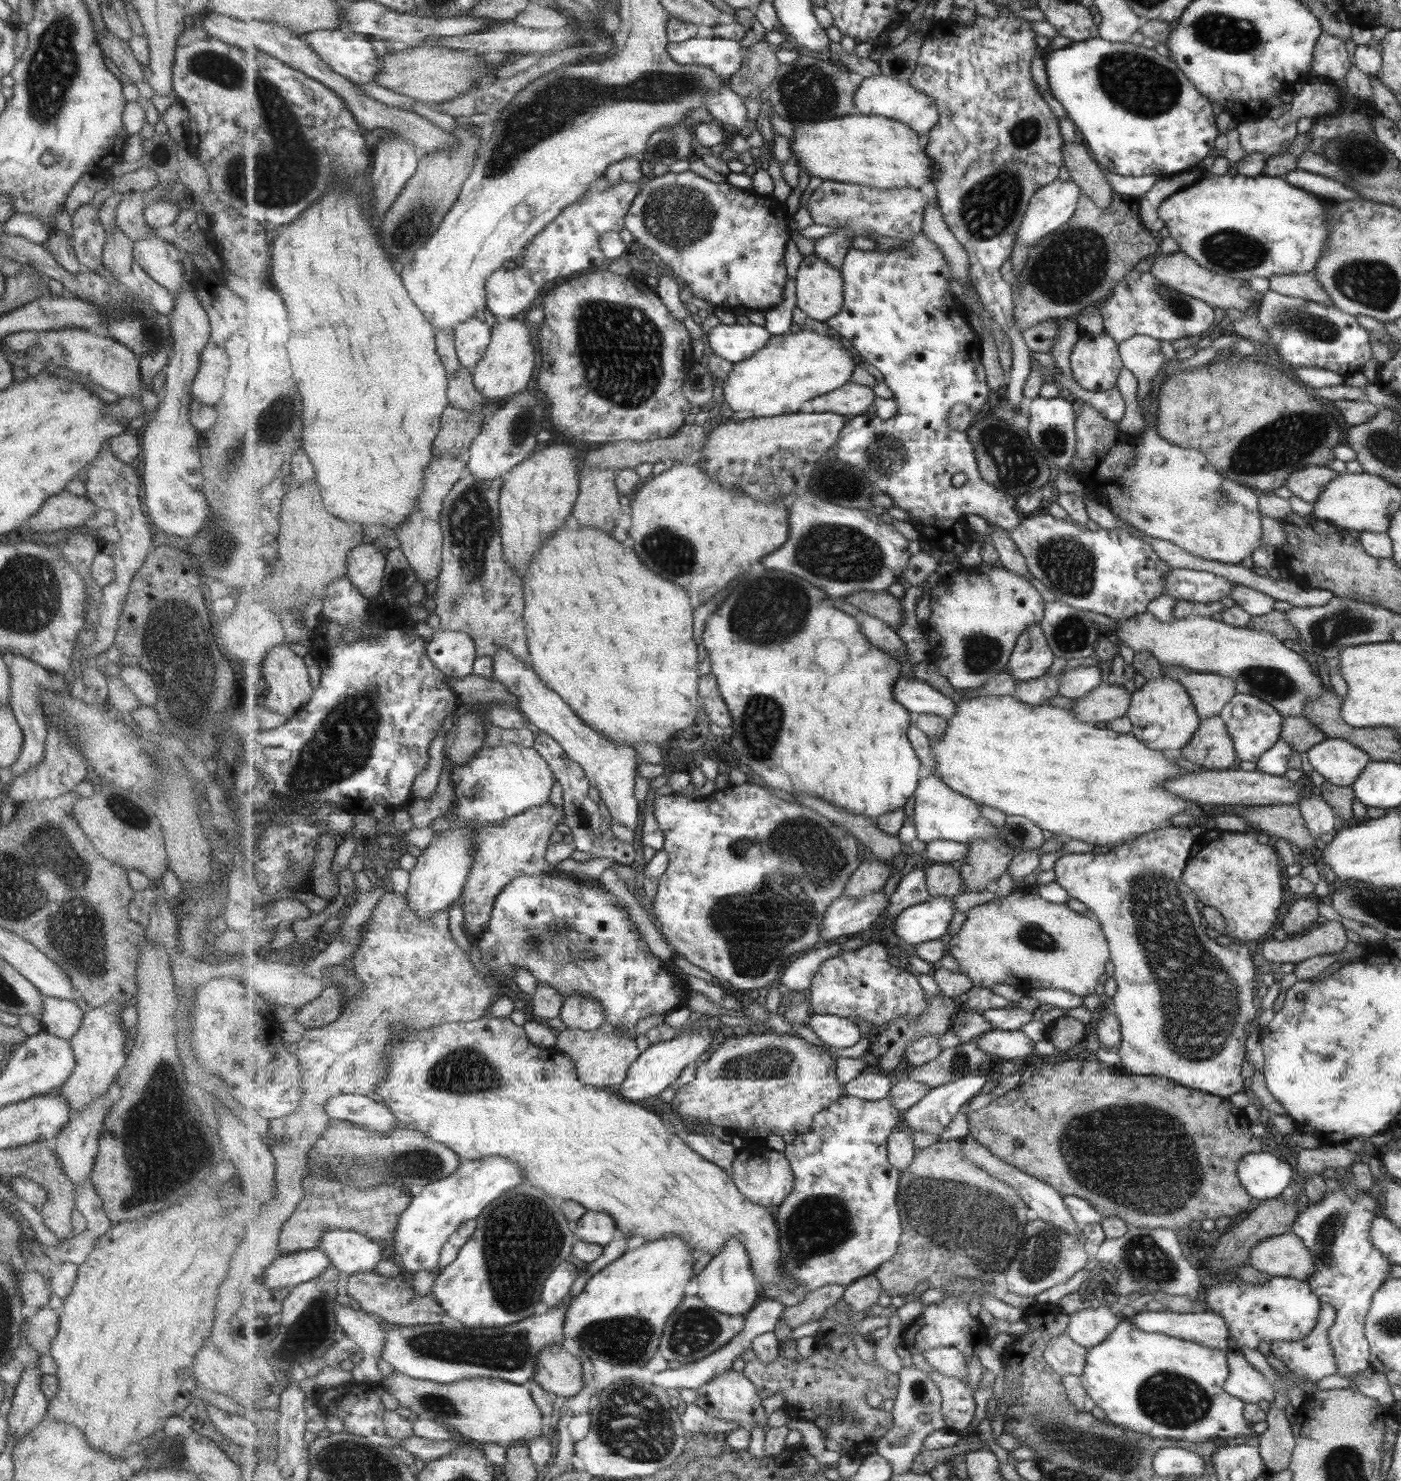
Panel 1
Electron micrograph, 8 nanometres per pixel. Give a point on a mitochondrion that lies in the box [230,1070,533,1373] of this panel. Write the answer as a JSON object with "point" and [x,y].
{"point":[309,1330]}

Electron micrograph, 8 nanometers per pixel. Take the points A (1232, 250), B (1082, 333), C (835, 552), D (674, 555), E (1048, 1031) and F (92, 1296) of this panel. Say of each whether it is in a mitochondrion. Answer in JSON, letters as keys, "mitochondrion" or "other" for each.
{"A":"mitochondrion","B":"other","C":"mitochondrion","D":"mitochondrion","E":"other","F":"other"}

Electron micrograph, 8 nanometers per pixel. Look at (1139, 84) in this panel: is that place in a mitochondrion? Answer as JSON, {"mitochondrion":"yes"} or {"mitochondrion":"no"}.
{"mitochondrion":"yes"}

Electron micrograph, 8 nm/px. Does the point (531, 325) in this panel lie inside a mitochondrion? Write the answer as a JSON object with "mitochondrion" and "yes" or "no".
{"mitochondrion":"no"}

